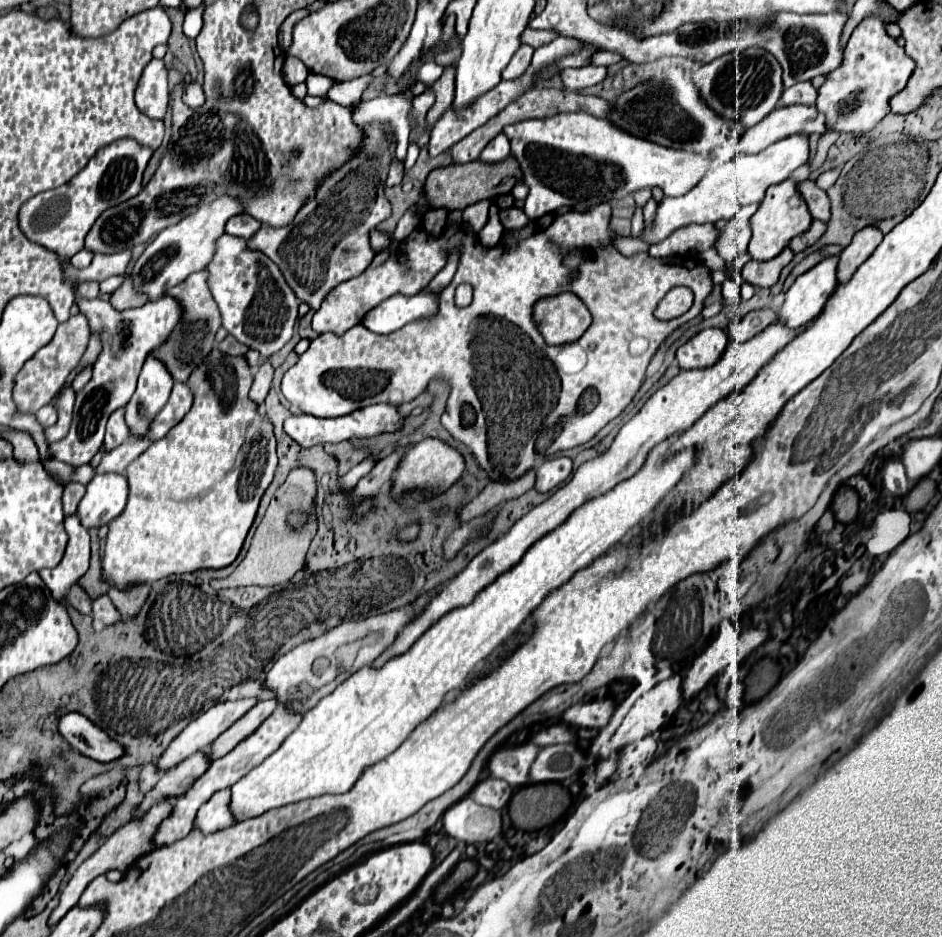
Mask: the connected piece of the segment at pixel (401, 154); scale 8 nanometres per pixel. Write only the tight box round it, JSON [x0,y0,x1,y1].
[354,93,412,161]

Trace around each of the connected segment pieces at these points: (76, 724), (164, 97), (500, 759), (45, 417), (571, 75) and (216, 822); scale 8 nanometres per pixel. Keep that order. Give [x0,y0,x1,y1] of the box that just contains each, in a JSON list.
[[58,713,124,763],[136,59,168,119],[488,741,540,787],[36,405,58,427],[560,65,608,91],[196,789,234,833]]

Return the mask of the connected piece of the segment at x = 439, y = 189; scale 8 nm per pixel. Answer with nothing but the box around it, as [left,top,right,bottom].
[424,157,522,211]

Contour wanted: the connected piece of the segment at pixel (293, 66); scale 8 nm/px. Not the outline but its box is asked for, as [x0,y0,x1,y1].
[283,56,309,86]

